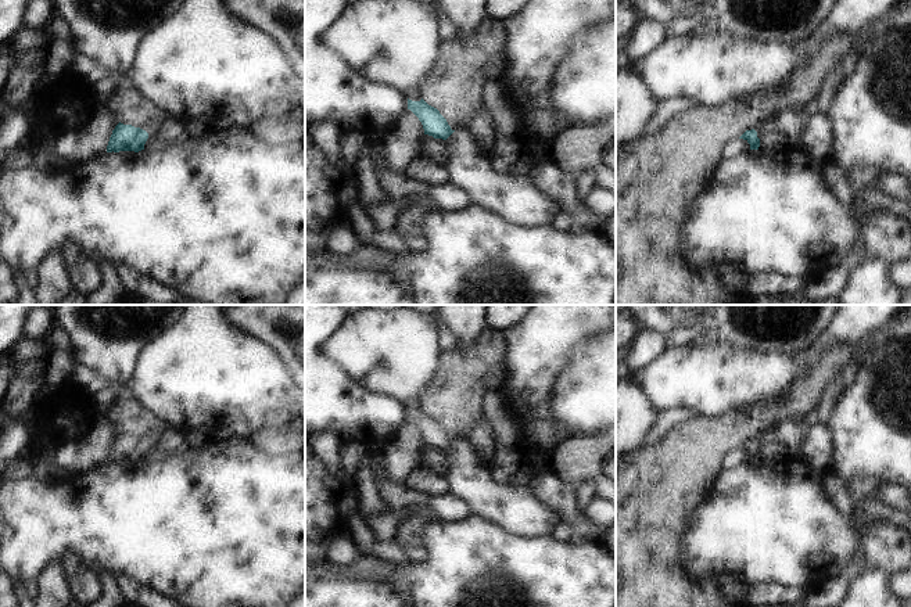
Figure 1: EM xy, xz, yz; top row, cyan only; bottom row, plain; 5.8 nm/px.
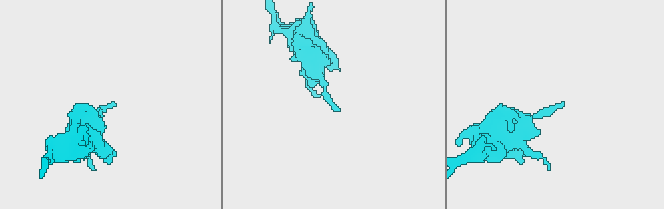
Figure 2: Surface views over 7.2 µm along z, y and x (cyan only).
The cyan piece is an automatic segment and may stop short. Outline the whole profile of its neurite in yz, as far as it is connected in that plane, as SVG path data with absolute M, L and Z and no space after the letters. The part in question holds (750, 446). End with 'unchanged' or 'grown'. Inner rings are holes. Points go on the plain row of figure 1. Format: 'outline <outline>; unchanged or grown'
outline M807 419L786 420L778 428L757 434L752 441L746 441L739 449L750 455L750 460L758 460L760 449L771 442L781 442L788 448L788 455L801 455L801 445L810 431Z; grown

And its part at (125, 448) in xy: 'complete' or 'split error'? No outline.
split error

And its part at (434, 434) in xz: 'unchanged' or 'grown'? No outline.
grown

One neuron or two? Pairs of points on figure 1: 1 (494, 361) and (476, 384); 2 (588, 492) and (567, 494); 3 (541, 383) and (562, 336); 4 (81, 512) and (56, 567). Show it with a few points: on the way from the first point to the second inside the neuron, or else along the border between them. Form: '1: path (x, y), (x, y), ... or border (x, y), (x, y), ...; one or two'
1: path (488, 366), (476, 379); one
2: border (576, 485), (578, 505), (584, 512); two
3: path (541, 372), (541, 356), (551, 347); one
4: border (60, 557), (50, 564), (38, 582); two

